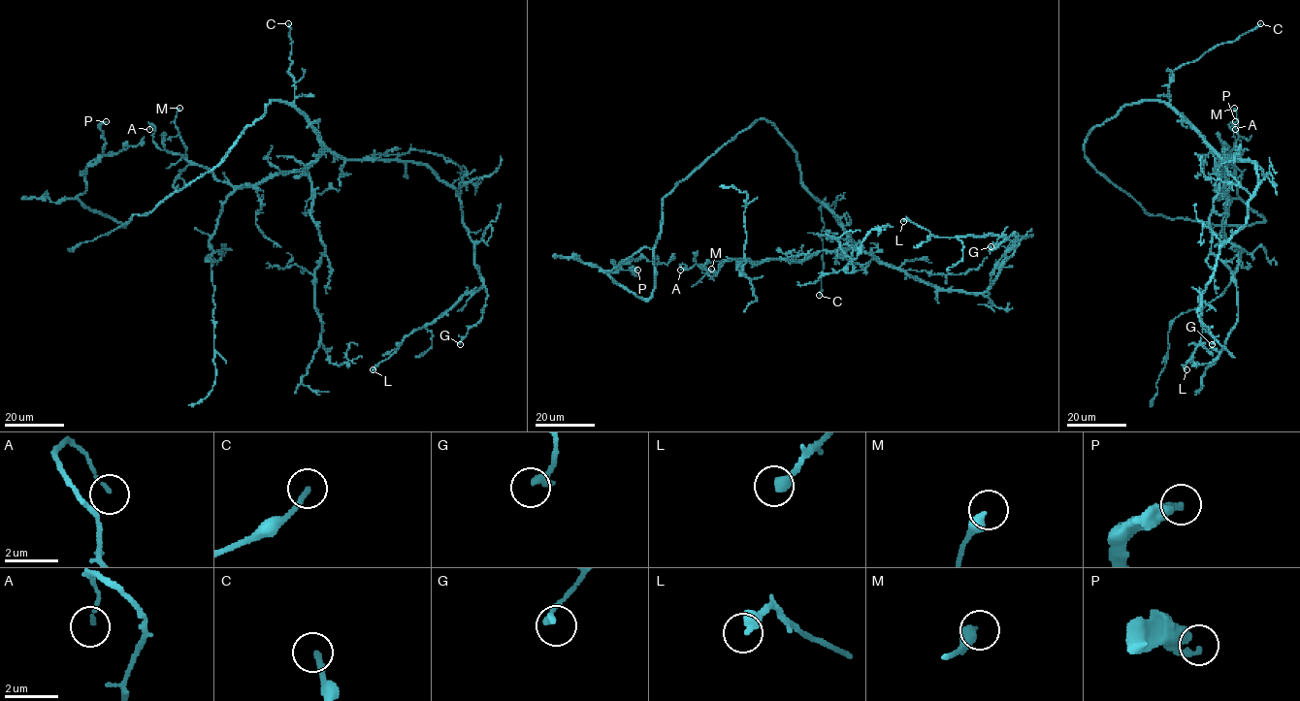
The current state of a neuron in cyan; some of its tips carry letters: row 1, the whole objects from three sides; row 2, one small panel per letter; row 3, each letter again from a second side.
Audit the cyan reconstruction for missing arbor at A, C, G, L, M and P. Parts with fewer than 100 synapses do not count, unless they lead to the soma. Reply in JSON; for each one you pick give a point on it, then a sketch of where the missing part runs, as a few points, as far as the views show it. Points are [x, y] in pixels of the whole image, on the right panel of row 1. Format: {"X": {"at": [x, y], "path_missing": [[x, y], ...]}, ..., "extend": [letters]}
{"extend": []}

